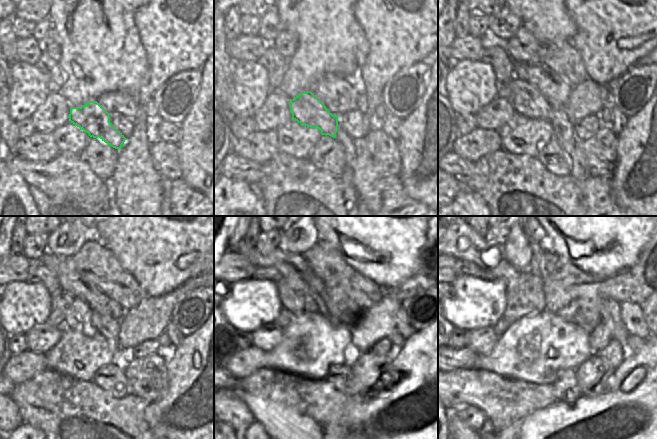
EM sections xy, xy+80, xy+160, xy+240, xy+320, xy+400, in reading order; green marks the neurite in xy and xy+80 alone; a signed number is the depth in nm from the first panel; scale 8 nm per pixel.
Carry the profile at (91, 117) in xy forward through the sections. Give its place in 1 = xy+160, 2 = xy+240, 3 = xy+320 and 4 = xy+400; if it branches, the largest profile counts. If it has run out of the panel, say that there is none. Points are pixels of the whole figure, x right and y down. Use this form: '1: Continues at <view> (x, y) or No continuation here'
1: Continues at xy+160 (527, 100)
2: Continues at xy+240 (77, 313)
3: Continues at xy+320 (295, 294)
4: Continues at xy+400 (504, 269).

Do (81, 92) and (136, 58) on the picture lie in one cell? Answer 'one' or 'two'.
one

